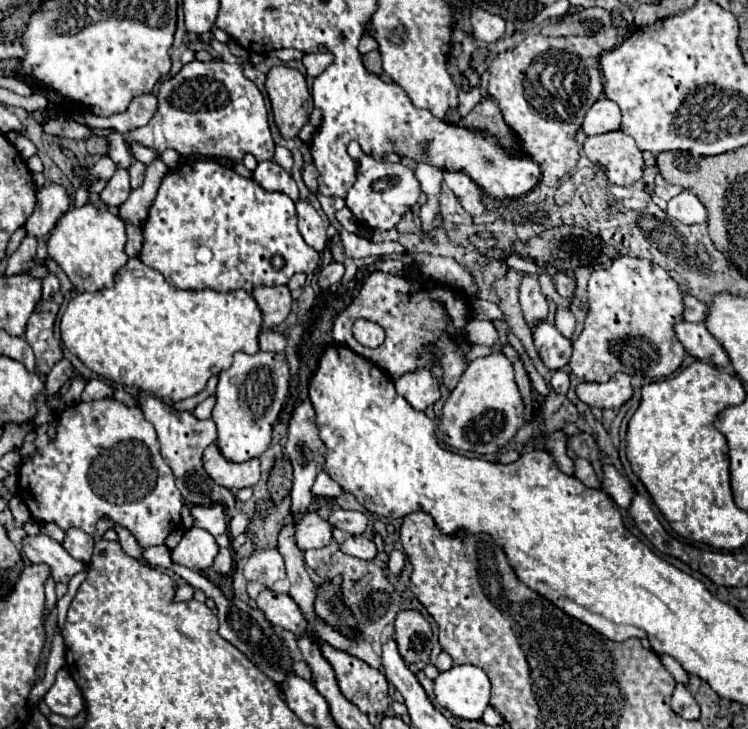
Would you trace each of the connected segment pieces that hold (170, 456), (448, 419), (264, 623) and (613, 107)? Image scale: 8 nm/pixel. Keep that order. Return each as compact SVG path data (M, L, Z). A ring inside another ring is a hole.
M137 394L135 398L137 398L137 406L141 408L145 420L151 422L155 432L157 432L157 438L159 438L159 444L161 444L161 454L163 454L165 462L171 466L171 470L177 478L177 488L183 494L183 498L193 506L211 506L211 504L221 502L229 512L233 512L235 510L233 492L215 484L203 468L203 452L209 444L213 444L217 440L215 422L211 418L199 420L187 410L181 410L181 414L179 414L169 404L163 404L163 400L157 398L157 396Z
M495 352L487 358L475 358L473 362L469 362L457 388L451 392L451 396L447 398L447 402L443 406L443 416L439 420L437 438L457 450L463 450L463 452L491 454L491 452L497 452L503 444L507 444L515 436L515 432L521 428L523 410L525 410L525 406L523 406L523 398L521 398L521 392L515 382L513 364L499 352Z
M165 544L147 548L147 550L143 552L143 558L145 558L151 566L169 568L169 570L177 572L177 574L179 574L183 580L187 580L191 586L203 590L209 598L213 598L215 604L217 604L217 610L219 610L219 614L217 614L217 616L219 616L219 634L221 634L229 644L233 644L237 650L241 650L279 690L283 688L283 682L285 682L287 676L293 672L295 660L291 658L289 648L285 646L285 642L281 640L281 636L275 632L275 628L271 626L271 622L265 618L265 614L263 614L259 608L251 608L247 602L243 602L243 600L239 600L239 598L233 598L233 600L225 598L217 586L213 586L213 584L207 582L205 576L201 576L199 572L193 572L193 570L181 566L181 564L175 564L175 562L171 560L171 550L169 550Z
M607 98L597 100L591 110L585 116L583 122L583 132L587 136L595 136L595 134L605 134L605 132L613 132L621 128L621 112L619 106L615 102L609 102Z

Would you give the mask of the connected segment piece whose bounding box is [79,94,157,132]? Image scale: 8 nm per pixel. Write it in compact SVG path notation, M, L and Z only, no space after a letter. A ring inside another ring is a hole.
M149 94L149 96L135 98L123 114L99 118L99 116L85 112L83 118L79 118L79 120L93 128L113 128L119 132L129 132L129 130L145 126L155 116L155 112L157 112L157 98L153 94Z

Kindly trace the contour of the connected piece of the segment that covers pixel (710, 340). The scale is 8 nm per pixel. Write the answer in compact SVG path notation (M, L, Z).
M679 322L675 324L675 336L683 344L689 356L695 356L703 362L715 364L715 366L727 366L729 356L723 350L723 346L707 332L705 324L693 324L693 322Z

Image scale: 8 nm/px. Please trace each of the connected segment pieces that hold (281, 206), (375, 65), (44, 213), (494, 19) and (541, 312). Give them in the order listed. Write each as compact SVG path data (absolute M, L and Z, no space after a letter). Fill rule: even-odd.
M189 160L179 168L167 172L161 180L149 214L141 224L141 230L143 246L139 260L145 266L161 272L169 284L183 290L211 286L219 292L237 288L251 292L253 286L259 284L287 284L293 274L311 274L319 266L319 252L307 246L301 238L297 230L295 202L287 194L263 190L253 178L243 178L233 168L211 160ZM273 254L281 254L285 258L285 268L279 272L269 262Z
M373 50L373 52L365 54L365 56L363 56L363 64L365 64L365 68L367 68L369 72L373 72L373 74L377 74L377 76L383 74L383 68L381 68L381 54L379 54L379 50Z
M51 182L51 184L45 184L43 188L37 188L35 212L25 222L27 234L33 234L35 238L45 238L45 234L53 230L53 222L57 222L57 218L65 214L65 210L69 208L69 202L71 198L61 184Z
M475 8L471 14L471 26L473 26L473 36L481 42L497 42L505 34L505 20L501 16L489 14L483 8Z
M523 278L521 280L521 308L527 326L533 330L539 322L547 318L547 298L539 290L539 282L535 278Z

